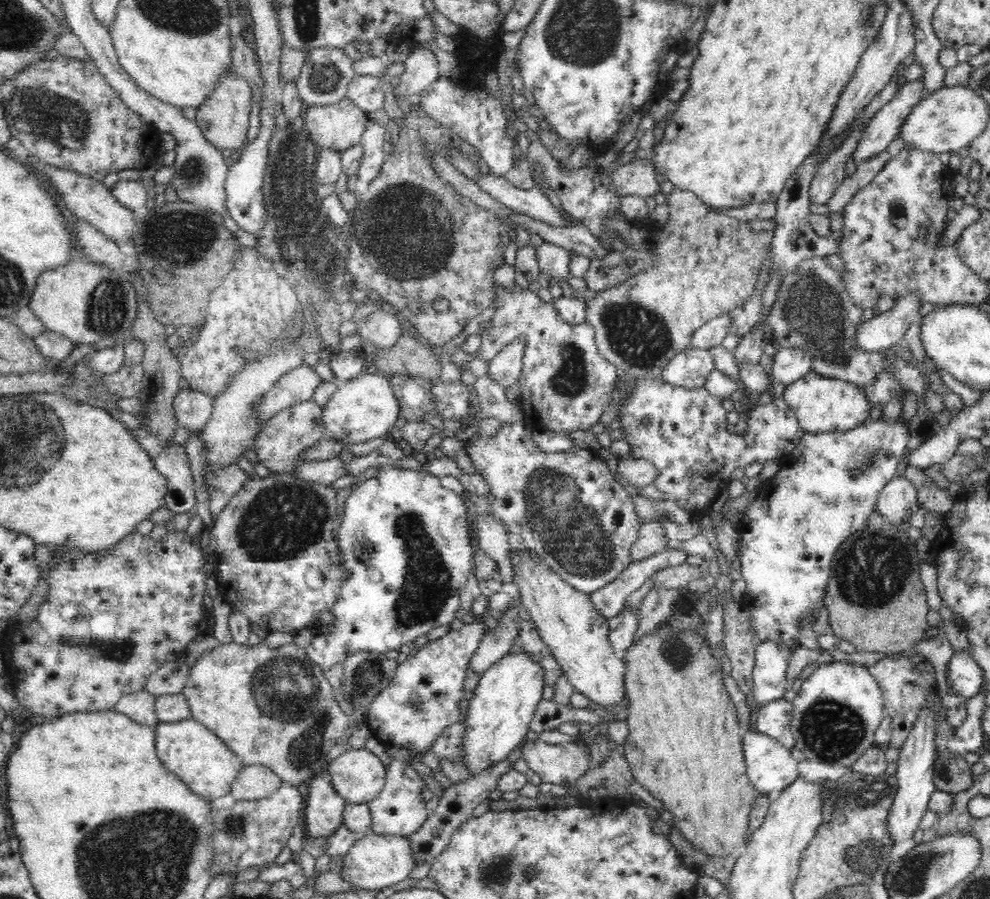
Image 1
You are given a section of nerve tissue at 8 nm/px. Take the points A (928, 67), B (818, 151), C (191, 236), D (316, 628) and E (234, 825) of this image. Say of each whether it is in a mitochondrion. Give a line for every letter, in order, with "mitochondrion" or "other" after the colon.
A: other
B: other
C: mitochondrion
D: other
E: mitochondrion

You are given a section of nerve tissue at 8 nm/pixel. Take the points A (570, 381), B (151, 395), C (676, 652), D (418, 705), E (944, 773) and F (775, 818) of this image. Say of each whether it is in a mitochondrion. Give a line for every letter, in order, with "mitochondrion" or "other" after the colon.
A: mitochondrion
B: mitochondrion
C: mitochondrion
D: mitochondrion
E: mitochondrion
F: other

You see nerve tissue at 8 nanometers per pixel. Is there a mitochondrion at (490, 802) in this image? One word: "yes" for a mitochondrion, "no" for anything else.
no

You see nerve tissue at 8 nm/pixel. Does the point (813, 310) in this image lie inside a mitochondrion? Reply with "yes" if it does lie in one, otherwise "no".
yes

